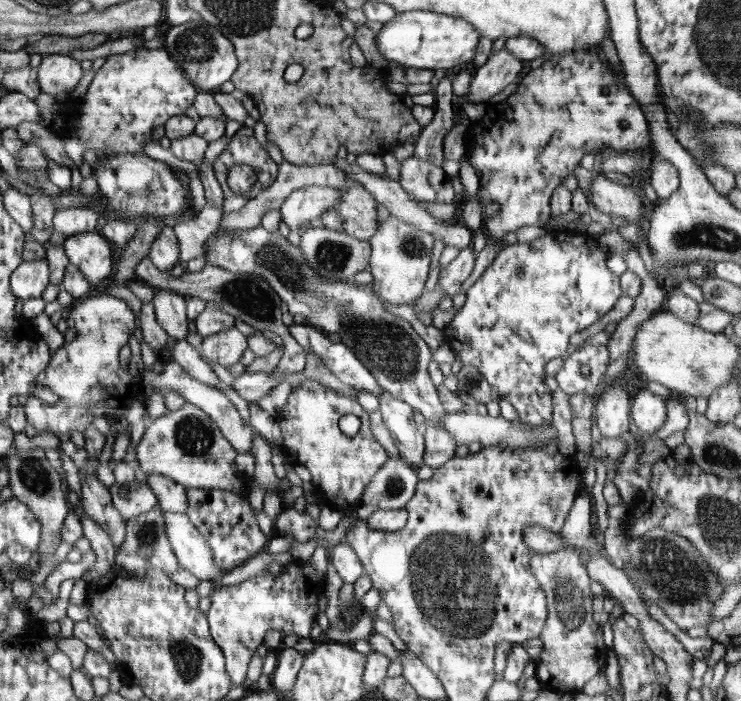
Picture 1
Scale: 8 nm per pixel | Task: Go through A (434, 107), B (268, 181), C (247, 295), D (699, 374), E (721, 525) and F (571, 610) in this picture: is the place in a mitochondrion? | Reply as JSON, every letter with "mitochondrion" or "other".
{"A":"other","B":"other","C":"mitochondrion","D":"mitochondrion","E":"mitochondrion","F":"mitochondrion"}

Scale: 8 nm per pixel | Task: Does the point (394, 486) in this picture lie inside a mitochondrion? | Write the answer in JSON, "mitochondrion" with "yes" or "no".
{"mitochondrion":"yes"}

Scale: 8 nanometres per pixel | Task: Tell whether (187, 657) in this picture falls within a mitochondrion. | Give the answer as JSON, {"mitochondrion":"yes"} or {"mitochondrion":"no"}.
{"mitochondrion":"yes"}

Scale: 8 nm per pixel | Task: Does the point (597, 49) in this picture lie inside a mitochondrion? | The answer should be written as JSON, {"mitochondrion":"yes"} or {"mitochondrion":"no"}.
{"mitochondrion":"no"}

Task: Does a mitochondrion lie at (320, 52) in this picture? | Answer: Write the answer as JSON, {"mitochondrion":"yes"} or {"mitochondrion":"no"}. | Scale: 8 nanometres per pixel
{"mitochondrion":"no"}

